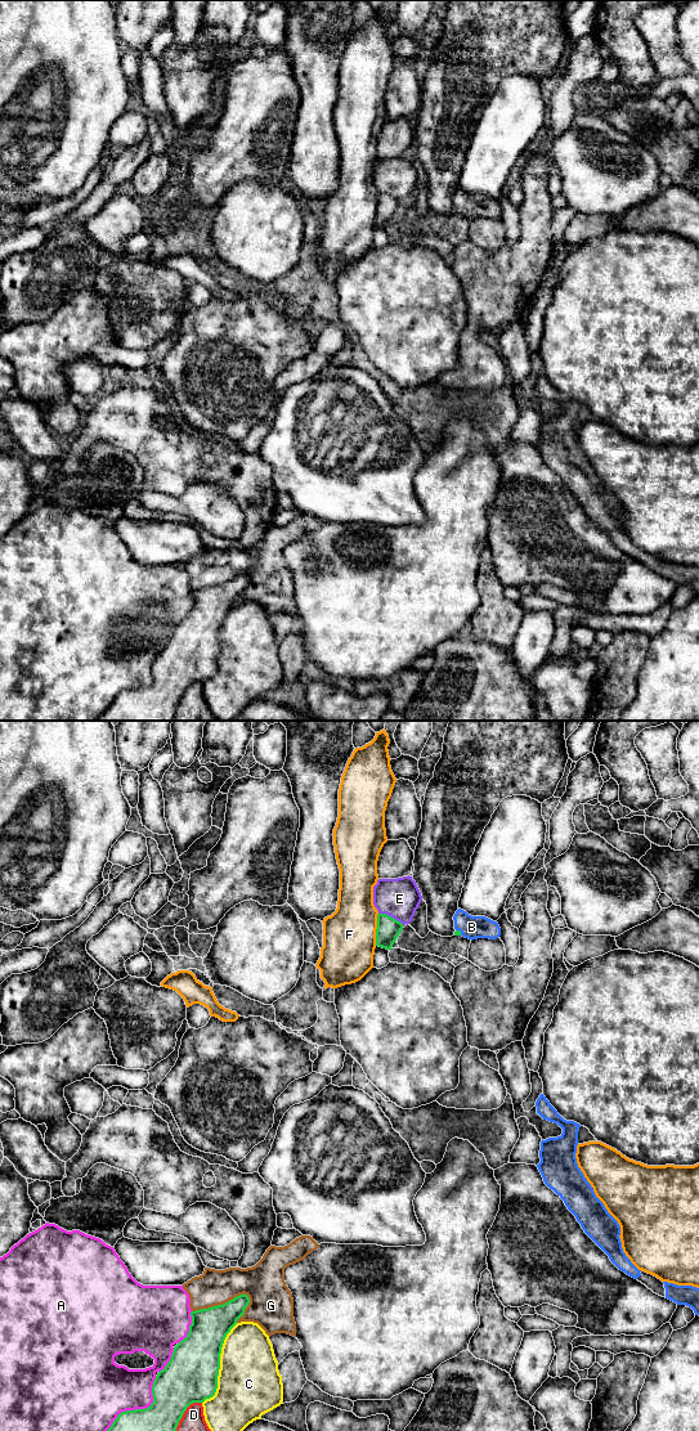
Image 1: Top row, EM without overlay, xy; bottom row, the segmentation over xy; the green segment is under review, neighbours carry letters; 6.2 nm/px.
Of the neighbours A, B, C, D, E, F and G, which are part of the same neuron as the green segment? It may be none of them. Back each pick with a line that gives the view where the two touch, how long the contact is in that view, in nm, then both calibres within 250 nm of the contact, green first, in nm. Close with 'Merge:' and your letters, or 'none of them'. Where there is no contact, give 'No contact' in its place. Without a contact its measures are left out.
B: Touches green in xy. Shared border 50 nm. Thickness 30 nm (green) against 140 nm
Merge: B

